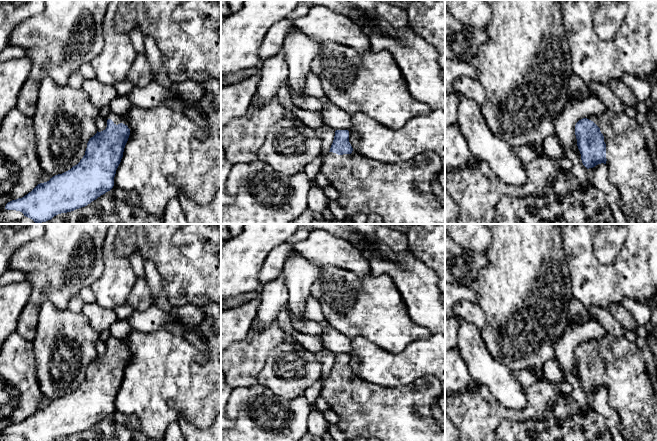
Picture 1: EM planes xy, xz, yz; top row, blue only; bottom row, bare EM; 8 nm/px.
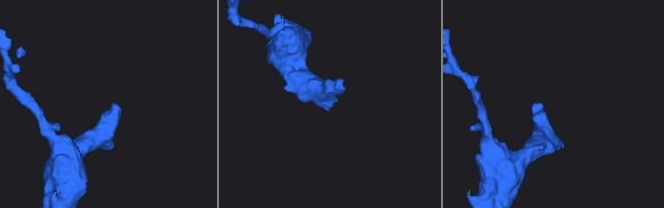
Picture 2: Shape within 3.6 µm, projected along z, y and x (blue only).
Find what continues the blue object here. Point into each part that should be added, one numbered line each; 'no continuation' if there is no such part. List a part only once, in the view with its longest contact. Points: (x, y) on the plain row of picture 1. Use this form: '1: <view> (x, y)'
1: yz (631, 373)

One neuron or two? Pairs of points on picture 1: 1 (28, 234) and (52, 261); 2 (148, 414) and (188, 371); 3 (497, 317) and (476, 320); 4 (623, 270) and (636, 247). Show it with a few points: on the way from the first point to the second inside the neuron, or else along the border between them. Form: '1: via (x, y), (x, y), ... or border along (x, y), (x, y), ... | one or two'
1: border along (43, 234), (21, 245), (13, 252) | two
2: via (156, 403), (177, 382) | one
3: border along (477, 302), (485, 315), (485, 325), (481, 330) | two
4: via (629, 264), (636, 257), (636, 253) | one

